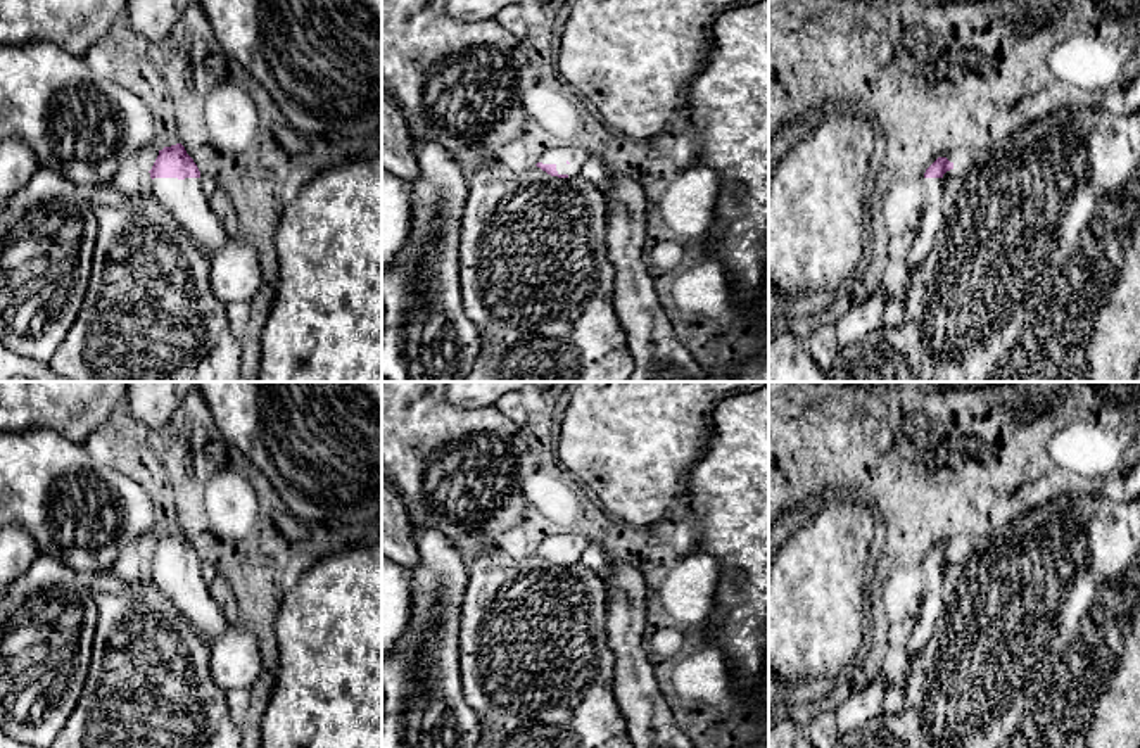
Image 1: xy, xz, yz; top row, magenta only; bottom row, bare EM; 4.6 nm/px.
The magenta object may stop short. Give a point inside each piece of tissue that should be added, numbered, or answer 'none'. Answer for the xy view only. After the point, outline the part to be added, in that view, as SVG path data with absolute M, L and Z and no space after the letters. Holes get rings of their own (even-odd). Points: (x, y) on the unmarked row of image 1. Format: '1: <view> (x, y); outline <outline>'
1: xy (185, 586); outline M154 565L152 575L181 617L193 625L204 644L212 650L231 624L211 596L200 565Z

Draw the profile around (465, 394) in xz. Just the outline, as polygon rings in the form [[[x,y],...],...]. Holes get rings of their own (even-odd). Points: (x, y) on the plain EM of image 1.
[[[447,382],[446,396],[459,408],[494,406],[503,396],[522,390],[527,382]]]

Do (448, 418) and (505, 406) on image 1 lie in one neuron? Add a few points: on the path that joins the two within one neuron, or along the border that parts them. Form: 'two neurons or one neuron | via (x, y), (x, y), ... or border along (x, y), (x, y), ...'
two neurons | border along (494, 405), (525, 427)

